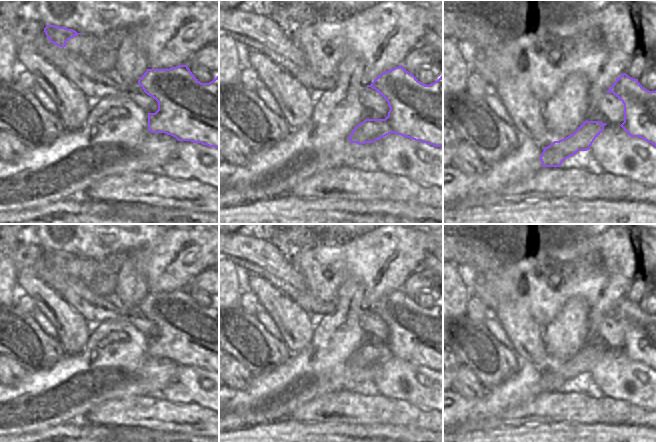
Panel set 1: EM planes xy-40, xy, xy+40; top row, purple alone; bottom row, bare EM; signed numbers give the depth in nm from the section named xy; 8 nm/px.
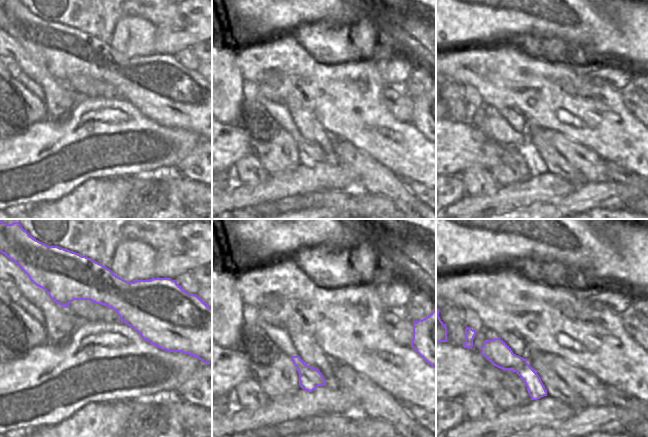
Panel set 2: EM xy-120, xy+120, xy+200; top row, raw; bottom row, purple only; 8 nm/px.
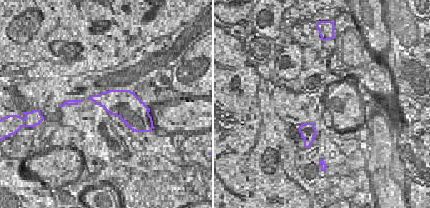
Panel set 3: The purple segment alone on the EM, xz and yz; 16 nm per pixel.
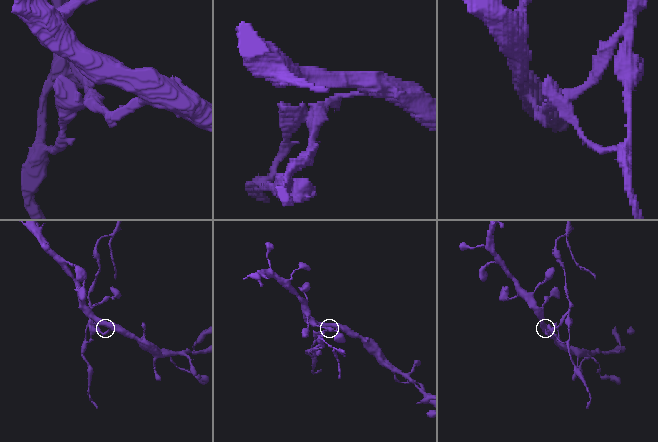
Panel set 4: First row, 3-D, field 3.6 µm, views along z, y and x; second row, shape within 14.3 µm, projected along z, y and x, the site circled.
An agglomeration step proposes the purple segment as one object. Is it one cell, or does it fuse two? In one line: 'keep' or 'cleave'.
cleave

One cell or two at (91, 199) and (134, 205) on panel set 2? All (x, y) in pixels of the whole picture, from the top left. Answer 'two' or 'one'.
one

